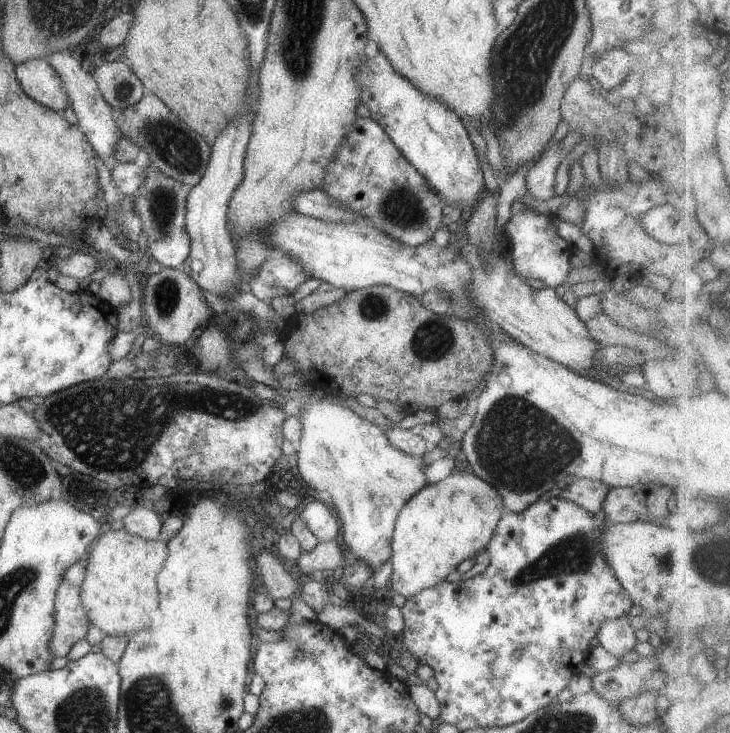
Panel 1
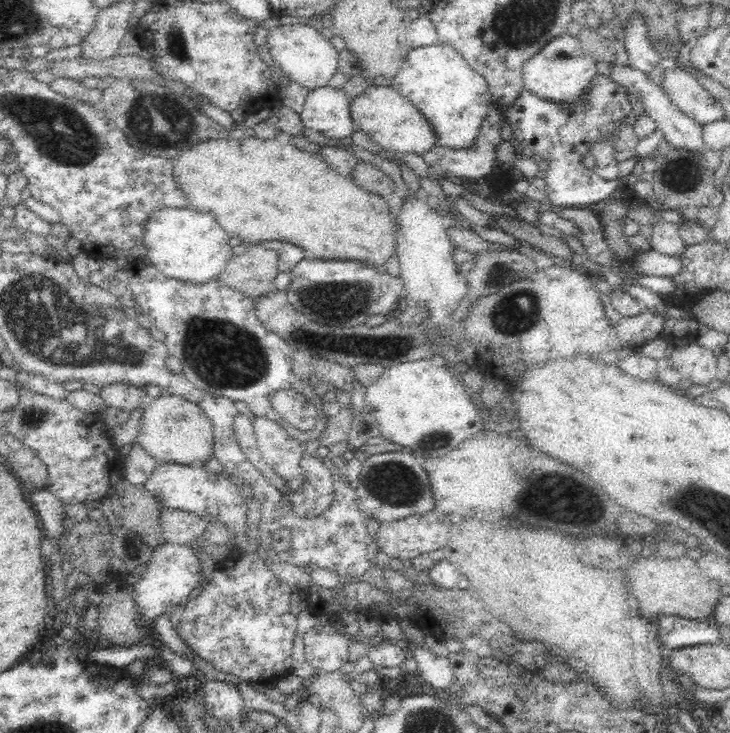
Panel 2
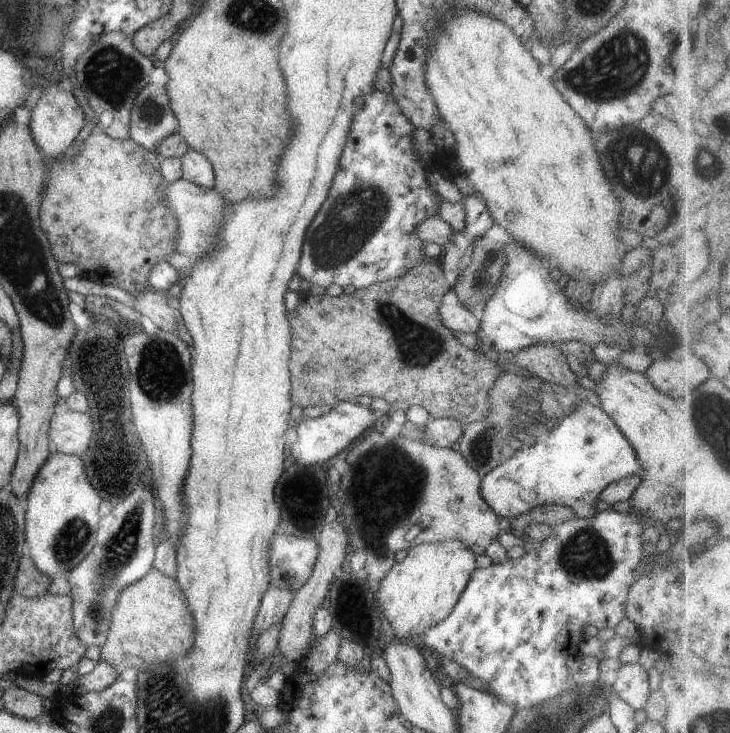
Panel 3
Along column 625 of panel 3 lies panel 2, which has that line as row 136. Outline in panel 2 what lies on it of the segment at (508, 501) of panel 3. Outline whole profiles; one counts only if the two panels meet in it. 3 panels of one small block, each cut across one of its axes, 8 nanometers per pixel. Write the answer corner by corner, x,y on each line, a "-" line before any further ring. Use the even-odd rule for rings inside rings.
441,45
411,49
402,59
400,70
388,79
431,124
437,144
454,150
470,148
476,142
492,103
487,80
456,52
450,46

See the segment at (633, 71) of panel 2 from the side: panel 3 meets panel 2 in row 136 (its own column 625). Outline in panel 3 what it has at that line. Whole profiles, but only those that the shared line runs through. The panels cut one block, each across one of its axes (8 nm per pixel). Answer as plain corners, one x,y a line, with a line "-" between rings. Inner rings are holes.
624,663
617,671
613,691
635,711
646,706
652,687
648,670
636,663

